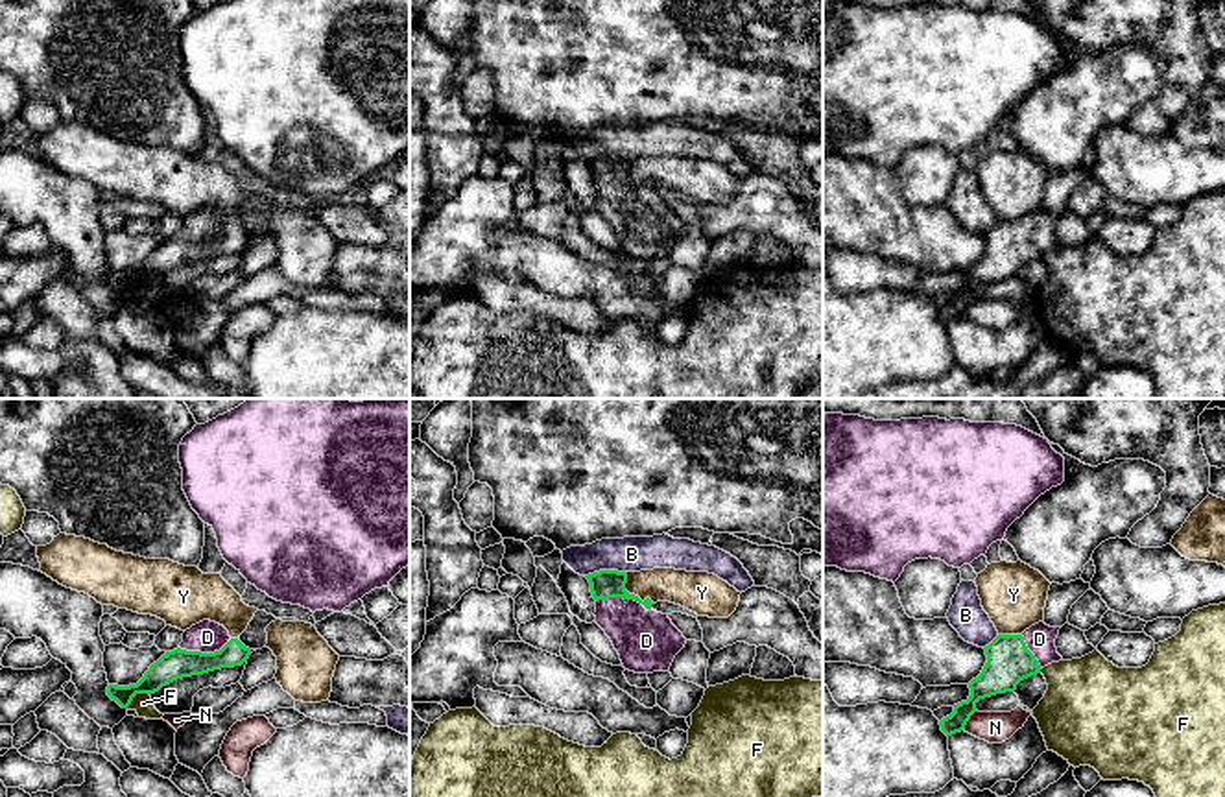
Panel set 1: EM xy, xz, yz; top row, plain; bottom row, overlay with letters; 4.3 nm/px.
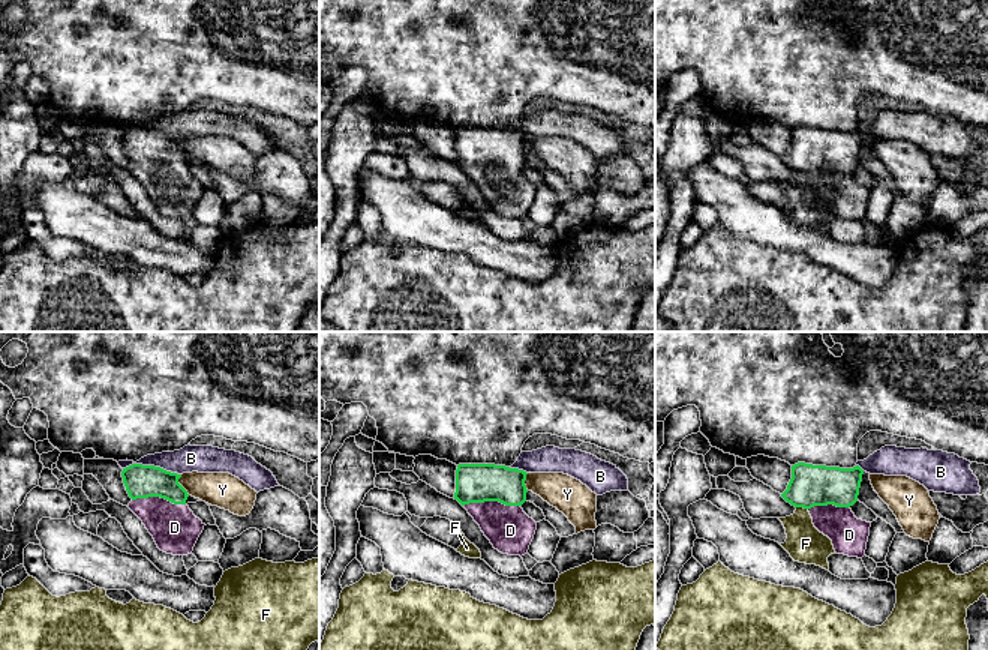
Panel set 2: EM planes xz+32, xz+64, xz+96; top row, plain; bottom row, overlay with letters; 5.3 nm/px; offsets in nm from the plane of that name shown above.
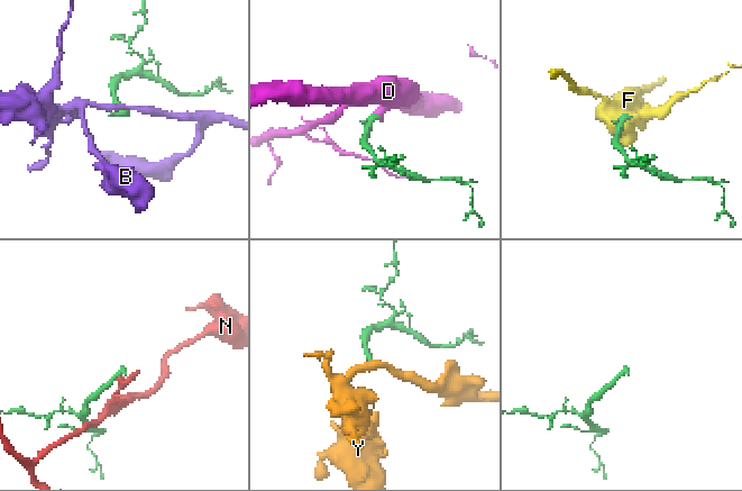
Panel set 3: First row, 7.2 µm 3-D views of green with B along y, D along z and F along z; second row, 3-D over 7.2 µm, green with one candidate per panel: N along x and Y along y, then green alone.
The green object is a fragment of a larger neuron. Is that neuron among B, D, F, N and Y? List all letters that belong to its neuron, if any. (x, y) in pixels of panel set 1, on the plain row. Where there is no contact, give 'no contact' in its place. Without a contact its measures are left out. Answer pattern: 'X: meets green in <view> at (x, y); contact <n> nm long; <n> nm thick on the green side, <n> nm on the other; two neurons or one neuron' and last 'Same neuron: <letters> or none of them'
B: meets green in xz at (606, 157); contact 190 nm long; 130 nm thick on the green side, 160 nm on the other; two neurons
D: meets green in xz at (624, 185); contact 240 nm long; 130 nm thick on the green side, 280 nm on the other; one neuron
F: meets green in xy at (137, 279); contact 130 nm long; 130 nm thick on the green side, 80 nm on the other; two neurons
N: meets green in yz at (969, 305); contact 110 nm long; 170 nm thick on the green side, 140 nm on the other; two neurons
Y: meets green in xz at (631, 181); contact 180 nm long; 130 nm thick on the green side, 160 nm on the other; two neurons
Same neuron: D

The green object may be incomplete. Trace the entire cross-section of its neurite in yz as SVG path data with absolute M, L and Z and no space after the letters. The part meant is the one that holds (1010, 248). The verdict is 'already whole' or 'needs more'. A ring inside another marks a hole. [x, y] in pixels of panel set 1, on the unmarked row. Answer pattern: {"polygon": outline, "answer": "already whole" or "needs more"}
{"polygon": "M1042 208L1031 212L1022 221L998 221L985 232L987 249L981 260L969 269L967 288L954 291L954 299L939 308L946 323L961 319L976 297L980 286L1015 279L1017 271L1052 249L1063 247L1057 240L1055 225L1061 214Z", "answer": "needs more"}

